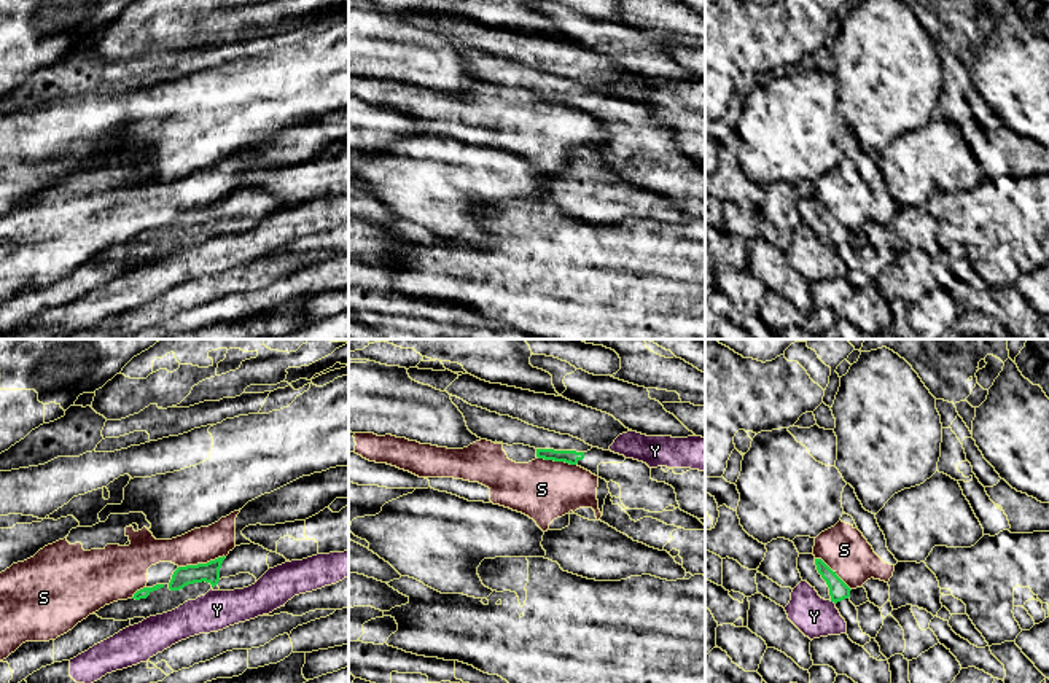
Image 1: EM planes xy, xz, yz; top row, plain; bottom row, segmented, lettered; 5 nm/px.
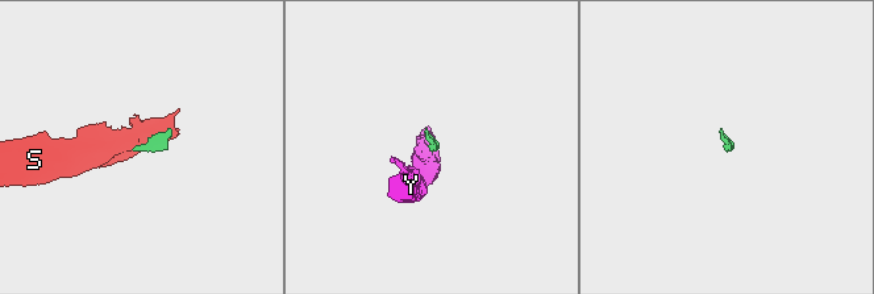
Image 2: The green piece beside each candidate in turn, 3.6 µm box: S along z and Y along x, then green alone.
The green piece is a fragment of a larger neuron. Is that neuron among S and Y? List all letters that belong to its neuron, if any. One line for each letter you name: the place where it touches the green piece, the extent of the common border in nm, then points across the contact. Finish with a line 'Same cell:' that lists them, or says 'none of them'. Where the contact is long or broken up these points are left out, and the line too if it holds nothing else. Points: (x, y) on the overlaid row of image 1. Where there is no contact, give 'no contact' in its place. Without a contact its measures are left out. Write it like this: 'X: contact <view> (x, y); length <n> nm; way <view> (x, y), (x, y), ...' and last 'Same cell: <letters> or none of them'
Same cell: none of them

